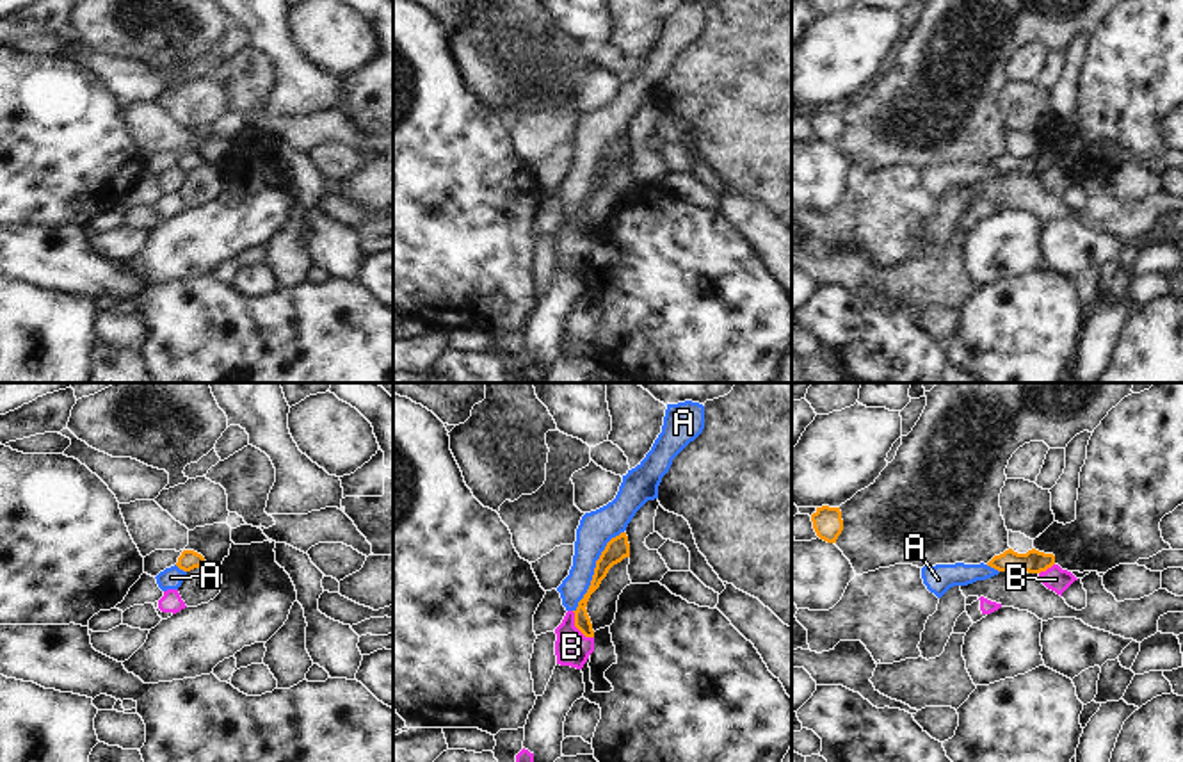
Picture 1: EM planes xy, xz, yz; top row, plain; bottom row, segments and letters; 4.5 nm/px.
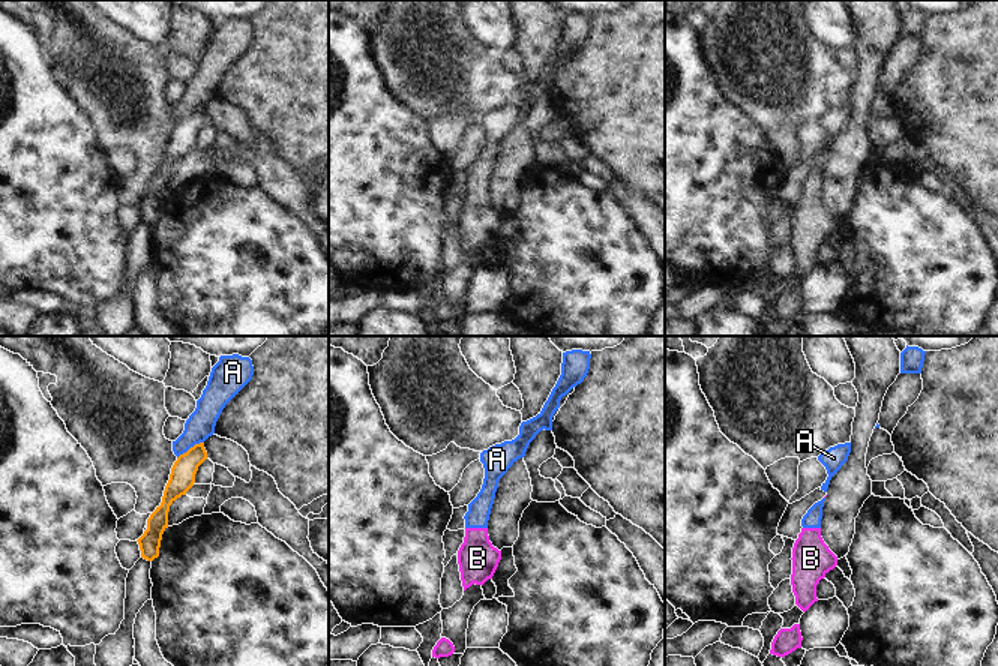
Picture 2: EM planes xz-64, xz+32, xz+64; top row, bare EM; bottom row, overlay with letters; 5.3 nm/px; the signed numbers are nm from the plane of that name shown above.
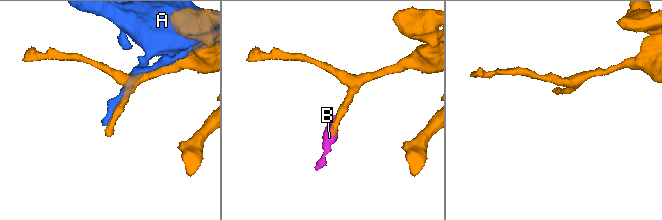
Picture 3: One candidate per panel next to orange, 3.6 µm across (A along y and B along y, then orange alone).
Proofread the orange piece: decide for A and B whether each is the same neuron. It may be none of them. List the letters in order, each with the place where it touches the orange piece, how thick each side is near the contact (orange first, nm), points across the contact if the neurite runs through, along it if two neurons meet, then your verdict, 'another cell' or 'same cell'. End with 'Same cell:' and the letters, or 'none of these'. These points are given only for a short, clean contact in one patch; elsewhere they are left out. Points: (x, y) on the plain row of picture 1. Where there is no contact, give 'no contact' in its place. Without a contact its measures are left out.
A: xz (595, 171) | 100/160 nm | another cell
B: xz (577, 228) | 80/160 nm | along xz (571, 212), (573, 225), (586, 237), (593, 239) | another cell
Same cell: none of these

